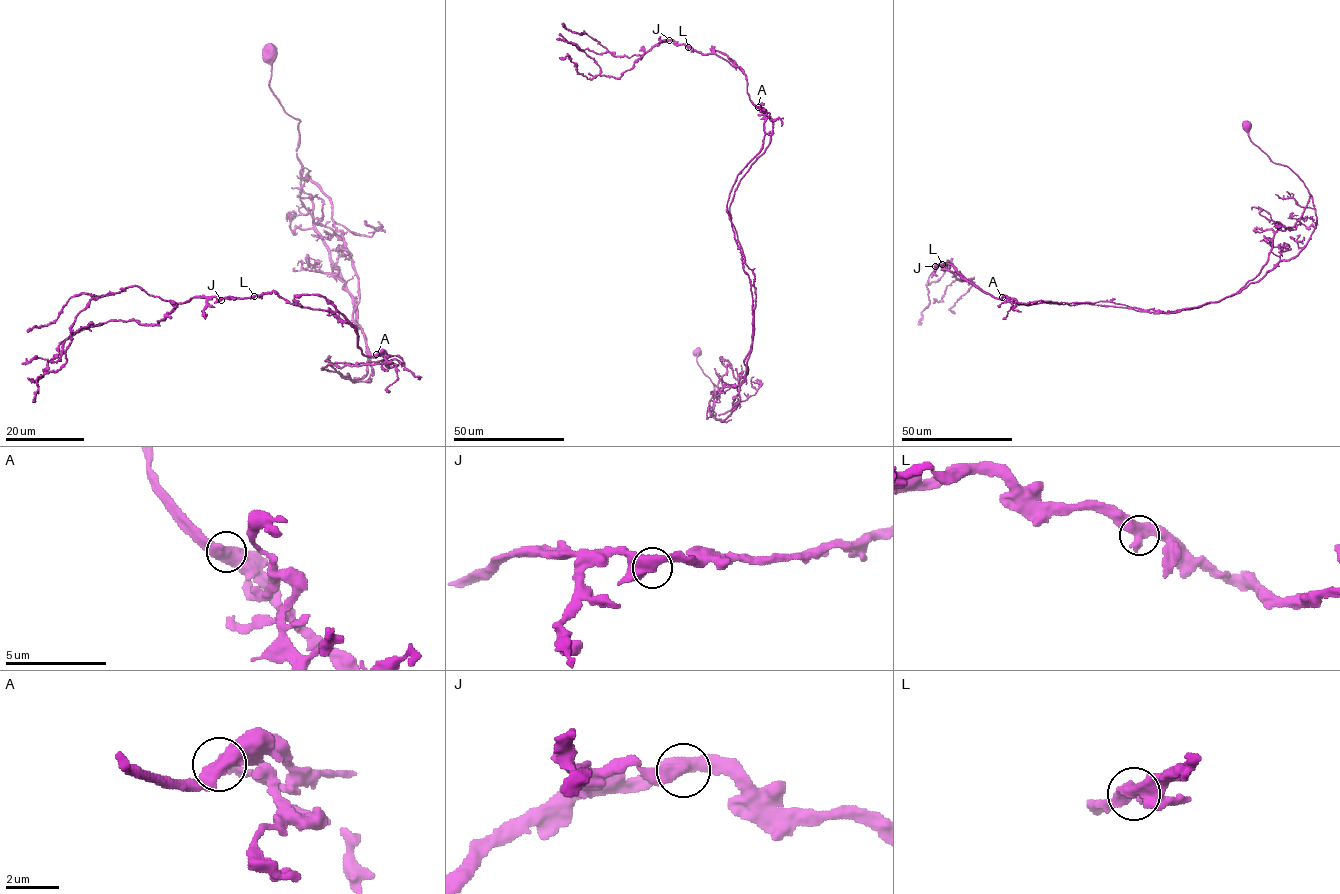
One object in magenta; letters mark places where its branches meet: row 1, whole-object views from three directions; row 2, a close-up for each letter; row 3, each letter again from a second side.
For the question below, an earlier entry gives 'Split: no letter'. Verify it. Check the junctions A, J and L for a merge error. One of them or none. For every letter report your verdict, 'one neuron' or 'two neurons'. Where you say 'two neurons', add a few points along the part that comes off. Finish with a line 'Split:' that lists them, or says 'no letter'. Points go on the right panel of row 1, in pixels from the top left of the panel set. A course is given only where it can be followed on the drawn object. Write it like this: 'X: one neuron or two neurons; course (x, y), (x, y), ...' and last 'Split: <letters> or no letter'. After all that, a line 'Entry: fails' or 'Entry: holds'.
A: two neurons; course (1002, 297), (1019, 304), (1159, 313), (1219, 301), (1259, 274), (1274, 234), (1300, 221), (1289, 230), (1272, 224)
J: one neuron
L: one neuron
Split: A
Entry: fails

